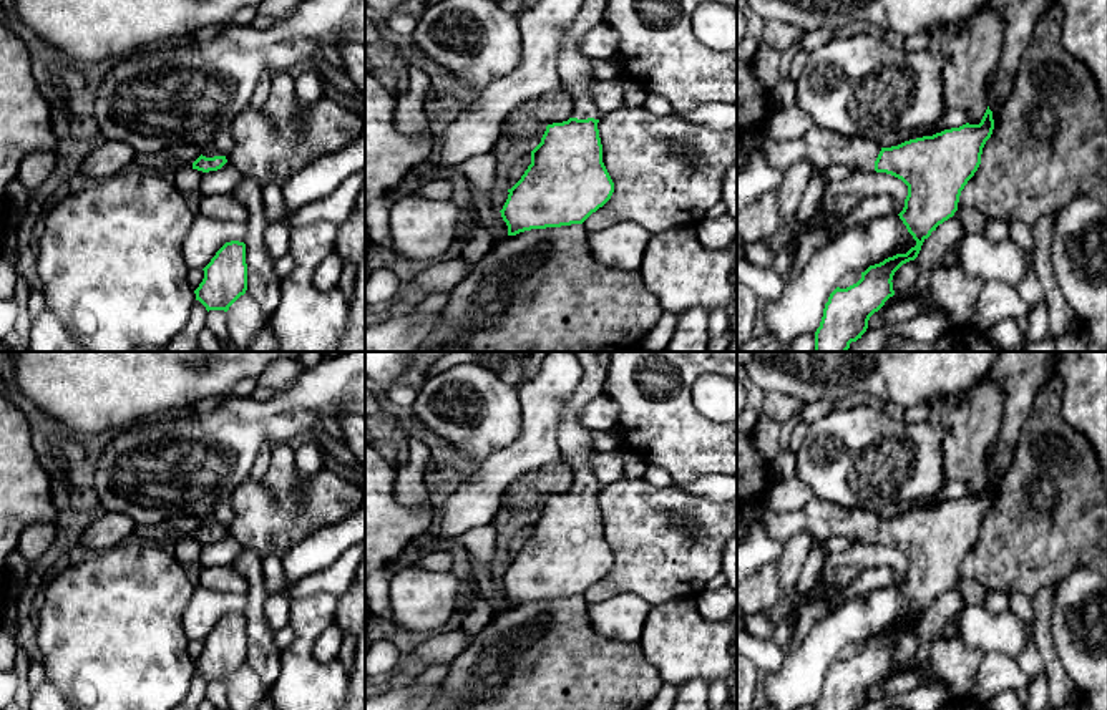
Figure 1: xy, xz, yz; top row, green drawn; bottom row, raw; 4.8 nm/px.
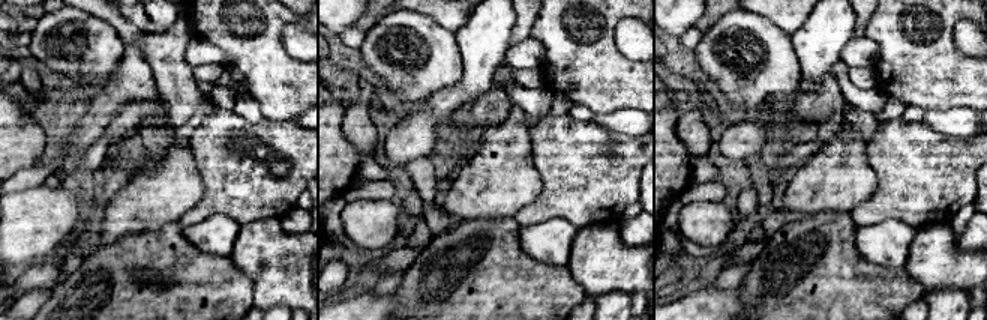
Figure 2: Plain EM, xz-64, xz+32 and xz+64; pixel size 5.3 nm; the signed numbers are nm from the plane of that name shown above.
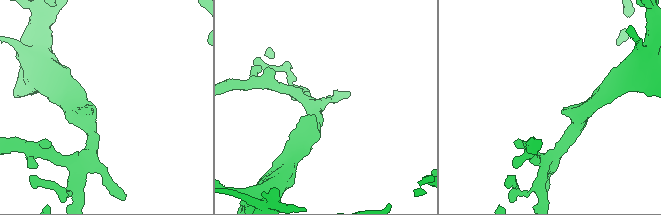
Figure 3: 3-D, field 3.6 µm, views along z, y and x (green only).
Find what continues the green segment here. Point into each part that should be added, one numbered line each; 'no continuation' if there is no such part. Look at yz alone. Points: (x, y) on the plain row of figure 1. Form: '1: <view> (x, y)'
1: yz (822, 520)

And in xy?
1: xy (208, 521)

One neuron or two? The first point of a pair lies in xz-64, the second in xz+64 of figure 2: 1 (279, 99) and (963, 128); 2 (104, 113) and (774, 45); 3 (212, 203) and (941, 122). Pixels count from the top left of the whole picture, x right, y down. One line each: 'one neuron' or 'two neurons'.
1: two neurons
2: two neurons
3: two neurons

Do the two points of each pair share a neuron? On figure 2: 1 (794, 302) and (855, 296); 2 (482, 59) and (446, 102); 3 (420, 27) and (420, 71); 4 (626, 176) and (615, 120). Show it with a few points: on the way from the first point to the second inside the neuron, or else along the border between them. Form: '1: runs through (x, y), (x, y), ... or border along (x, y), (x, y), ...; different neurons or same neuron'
1: runs through (809, 302), (840, 302); same neuron
2: runs through (477, 69), (456, 93); same neuron
3: runs through (420, 38), (420, 60); same neuron
4: border along (591, 120), (617, 132), (638, 135); different neurons

